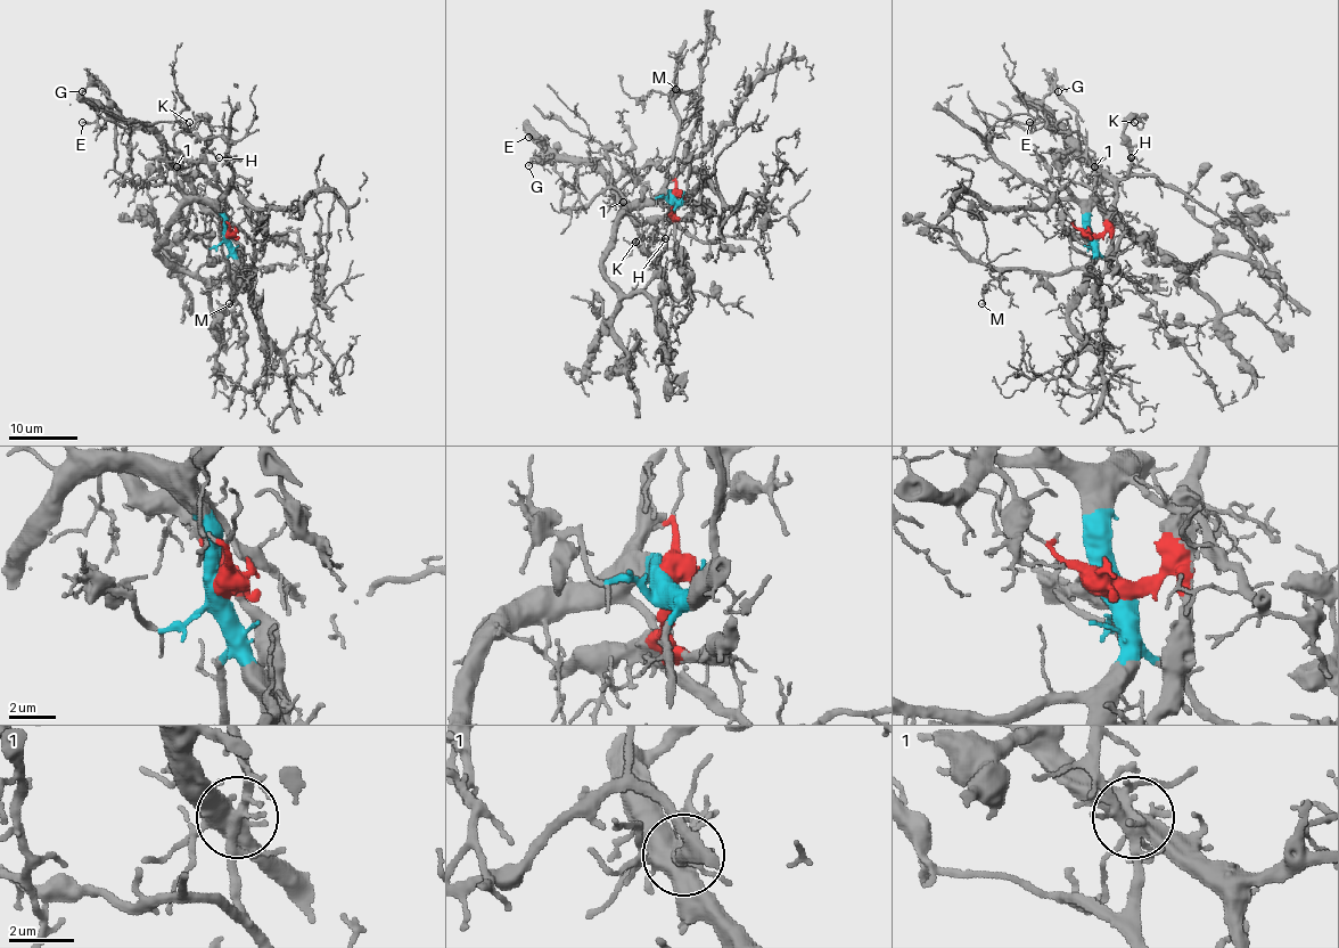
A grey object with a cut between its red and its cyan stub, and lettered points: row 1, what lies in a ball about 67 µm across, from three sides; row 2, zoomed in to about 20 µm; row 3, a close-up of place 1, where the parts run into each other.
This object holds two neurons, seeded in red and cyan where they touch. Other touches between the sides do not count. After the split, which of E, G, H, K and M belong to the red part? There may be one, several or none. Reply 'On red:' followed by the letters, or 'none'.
On red: E, G, H, K

